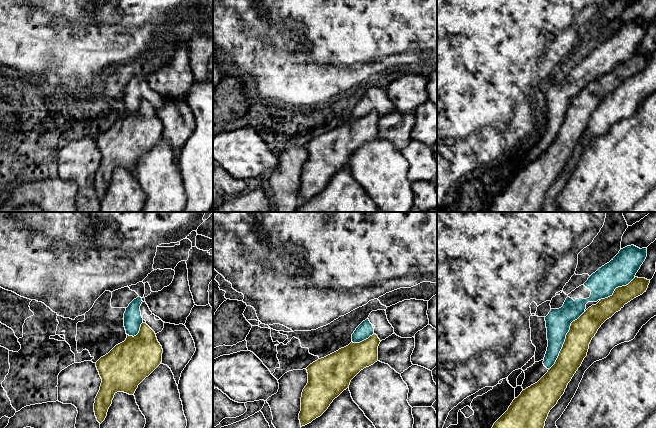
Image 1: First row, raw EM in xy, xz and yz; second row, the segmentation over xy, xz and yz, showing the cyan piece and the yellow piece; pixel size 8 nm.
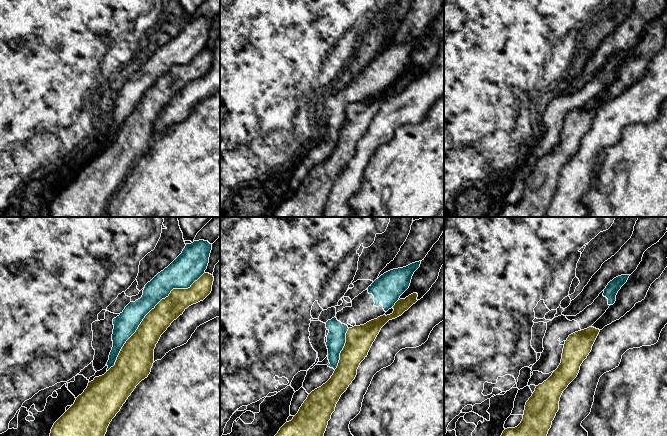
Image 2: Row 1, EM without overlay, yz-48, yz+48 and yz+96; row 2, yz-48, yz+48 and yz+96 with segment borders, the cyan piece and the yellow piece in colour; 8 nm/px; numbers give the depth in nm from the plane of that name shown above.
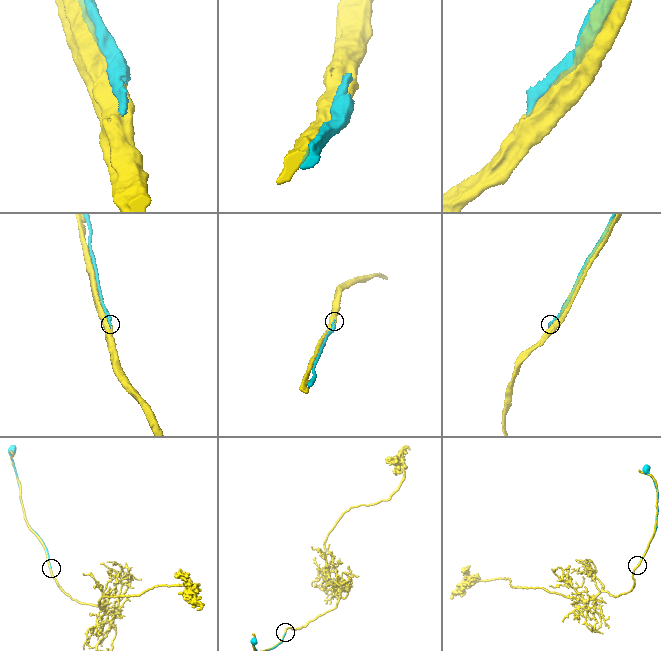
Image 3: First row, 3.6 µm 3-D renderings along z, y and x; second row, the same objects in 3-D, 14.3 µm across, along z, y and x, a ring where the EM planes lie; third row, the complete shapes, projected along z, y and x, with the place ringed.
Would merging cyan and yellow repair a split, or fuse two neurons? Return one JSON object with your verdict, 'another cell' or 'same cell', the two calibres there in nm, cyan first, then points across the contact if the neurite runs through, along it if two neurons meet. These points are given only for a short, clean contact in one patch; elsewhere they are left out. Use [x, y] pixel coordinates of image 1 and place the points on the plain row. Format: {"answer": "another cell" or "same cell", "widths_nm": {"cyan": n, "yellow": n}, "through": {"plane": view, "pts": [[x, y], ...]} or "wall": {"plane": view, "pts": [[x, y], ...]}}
{"answer": "another cell", "widths_nm": {"cyan": 200, "yellow": 200}}

